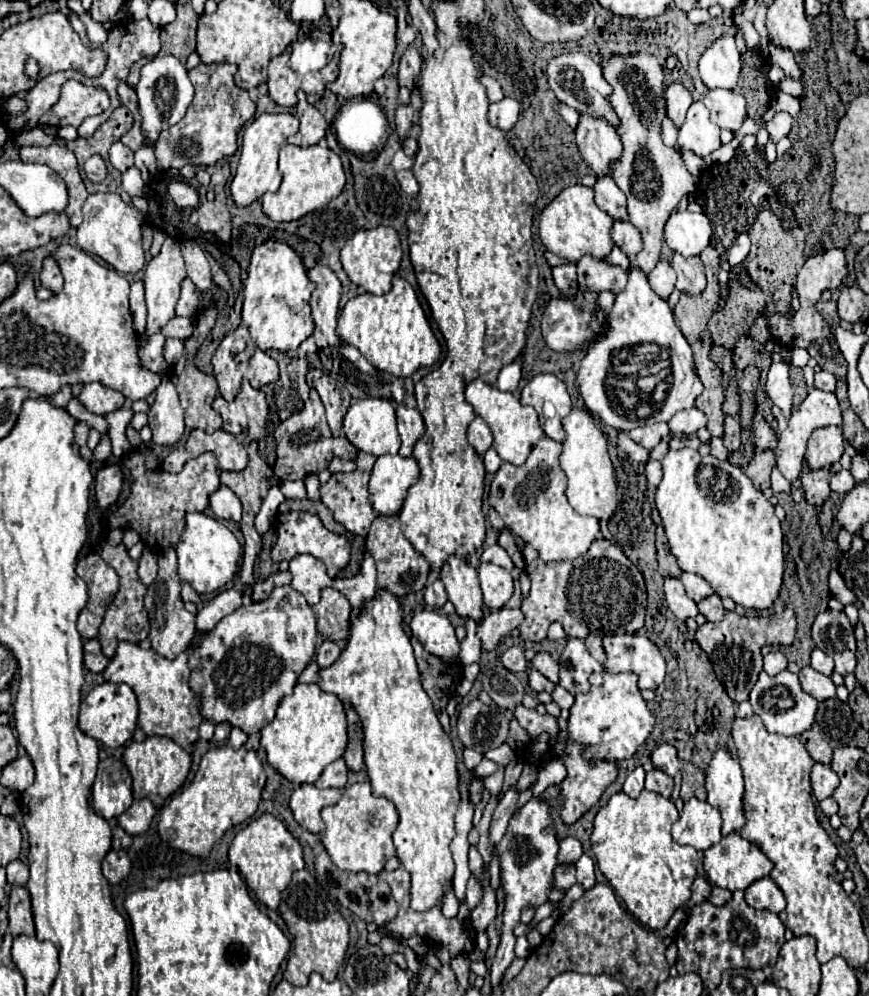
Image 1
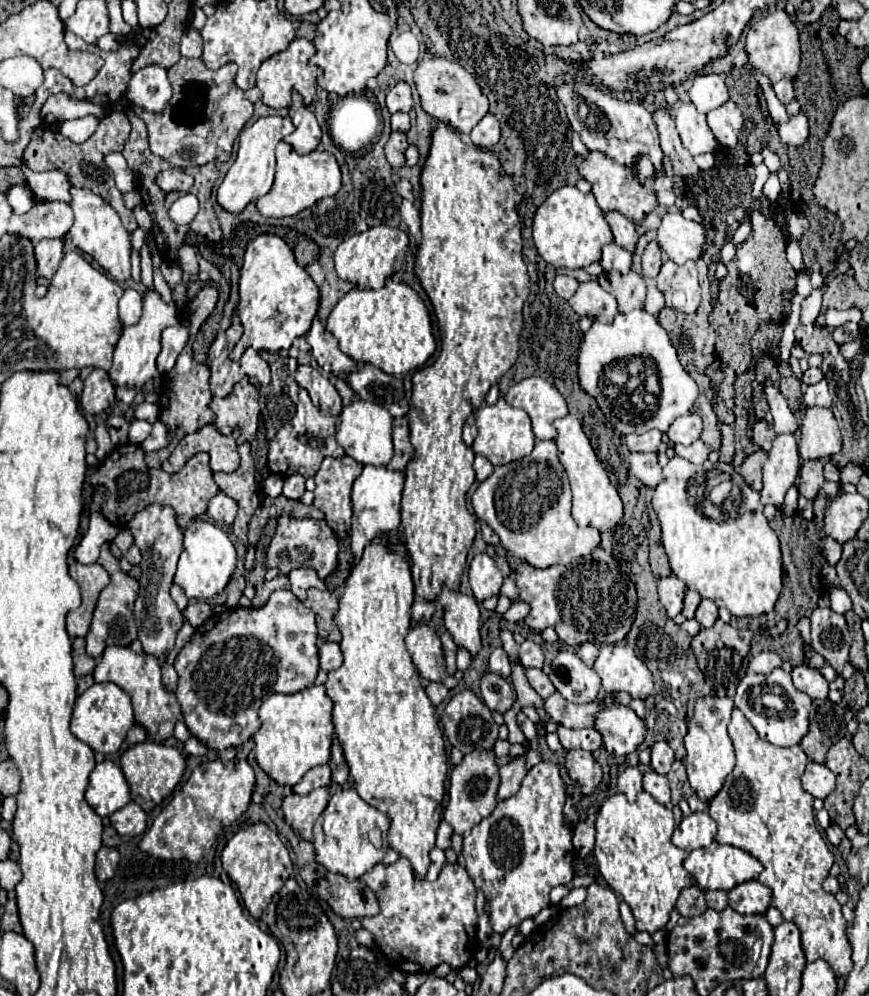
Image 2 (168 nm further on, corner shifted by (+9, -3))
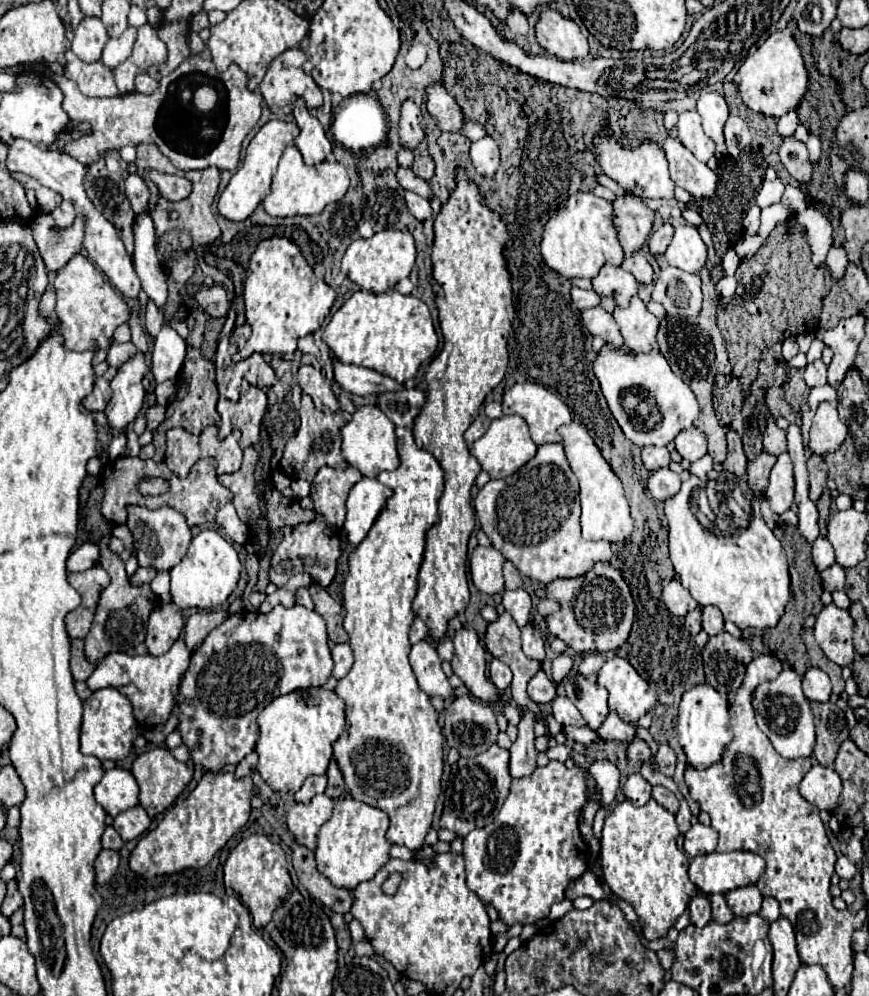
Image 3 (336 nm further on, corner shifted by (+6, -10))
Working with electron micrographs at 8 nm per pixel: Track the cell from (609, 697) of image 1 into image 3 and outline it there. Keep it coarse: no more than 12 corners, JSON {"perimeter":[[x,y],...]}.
{"perimeter":[[641,739],[629,743],[629,759],[655,761],[649,745]]}

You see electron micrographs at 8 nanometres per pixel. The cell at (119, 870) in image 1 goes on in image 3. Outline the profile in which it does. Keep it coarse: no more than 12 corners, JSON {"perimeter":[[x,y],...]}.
{"perimeter":[[101,849],[95,883],[107,883],[119,867],[119,853]]}

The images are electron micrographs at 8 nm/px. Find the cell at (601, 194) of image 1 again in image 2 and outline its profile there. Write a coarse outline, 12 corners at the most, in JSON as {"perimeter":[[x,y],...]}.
{"perimeter":[[606,212],[614,242],[630,252],[638,242],[634,224],[620,212]]}

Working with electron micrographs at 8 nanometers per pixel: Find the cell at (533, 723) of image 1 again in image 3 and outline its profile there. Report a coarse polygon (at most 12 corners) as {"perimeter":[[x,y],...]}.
{"perimeter":[[505,611],[487,625],[487,651],[513,671],[511,697],[521,707],[537,703],[527,695],[541,661],[521,649],[521,631]]}

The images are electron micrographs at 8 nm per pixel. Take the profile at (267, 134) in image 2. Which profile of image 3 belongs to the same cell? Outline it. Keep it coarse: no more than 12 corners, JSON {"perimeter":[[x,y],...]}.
{"perimeter":[[271,119],[247,147],[219,197],[229,221],[245,221],[269,193],[281,153],[299,127]]}

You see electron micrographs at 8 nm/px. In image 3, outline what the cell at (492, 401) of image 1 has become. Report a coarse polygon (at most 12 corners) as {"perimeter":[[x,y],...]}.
{"perimeter":[[519,415],[493,419],[469,449],[491,479],[535,455]]}

